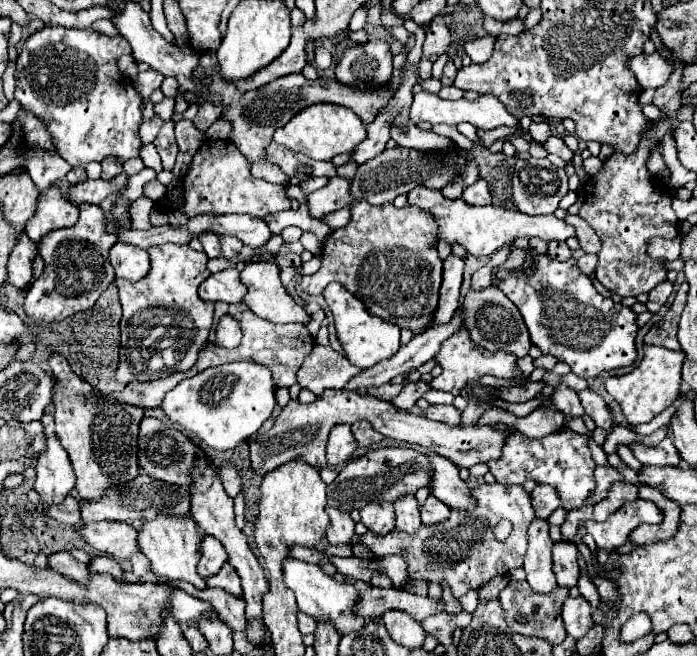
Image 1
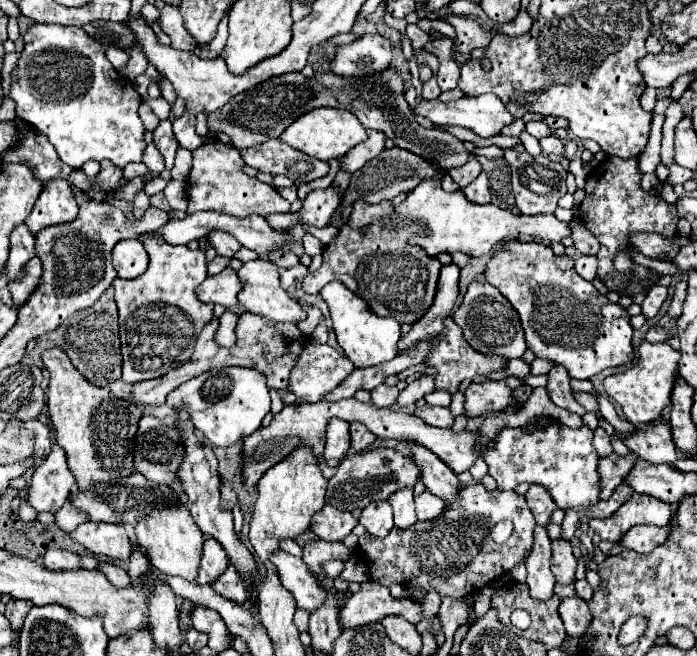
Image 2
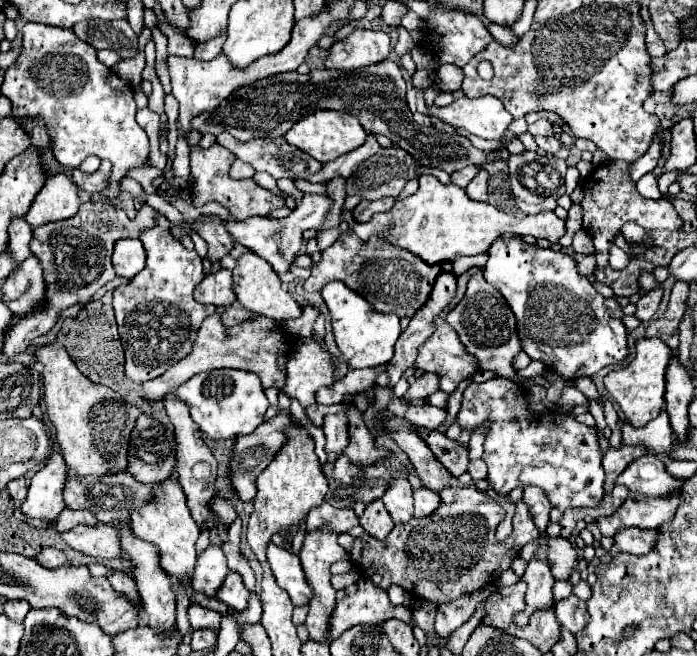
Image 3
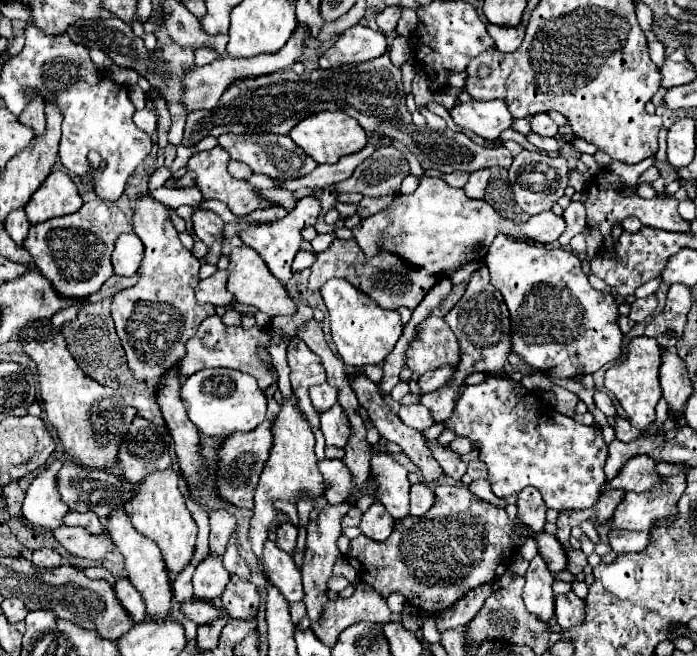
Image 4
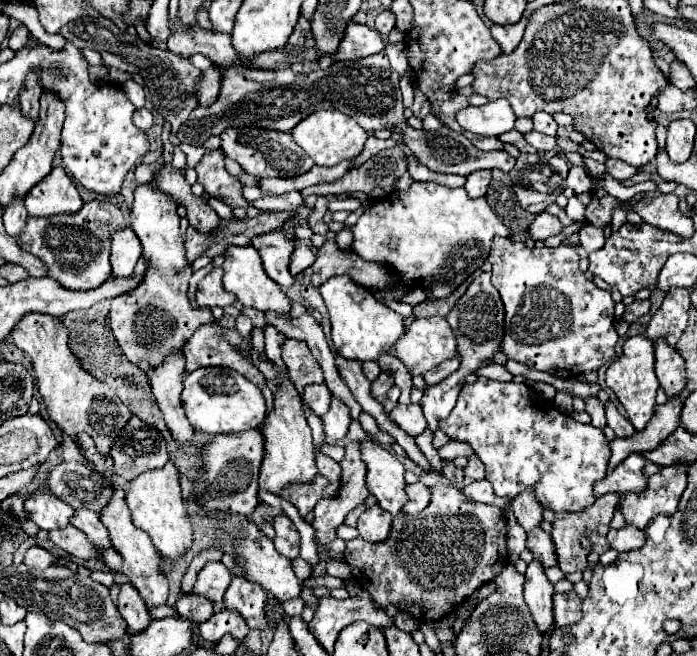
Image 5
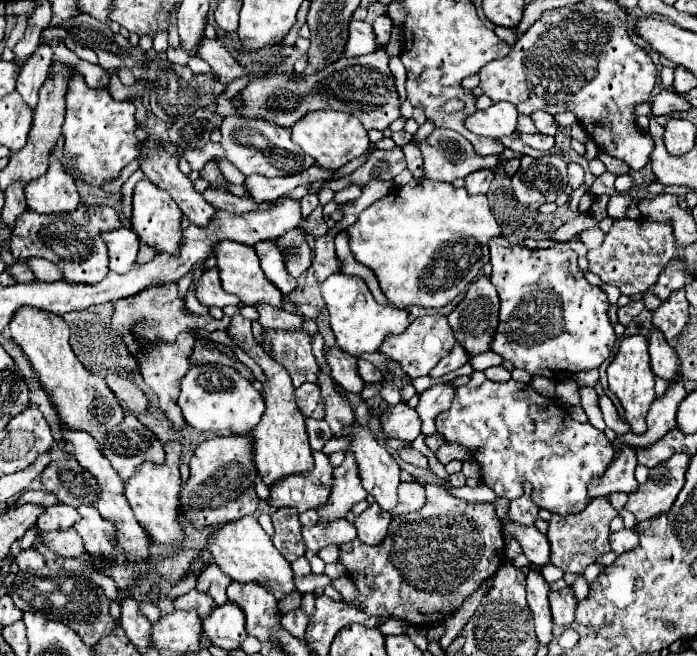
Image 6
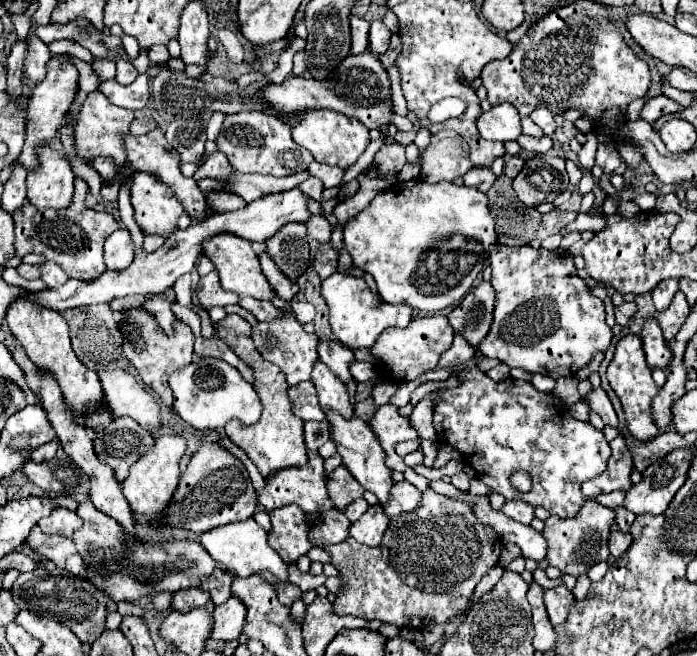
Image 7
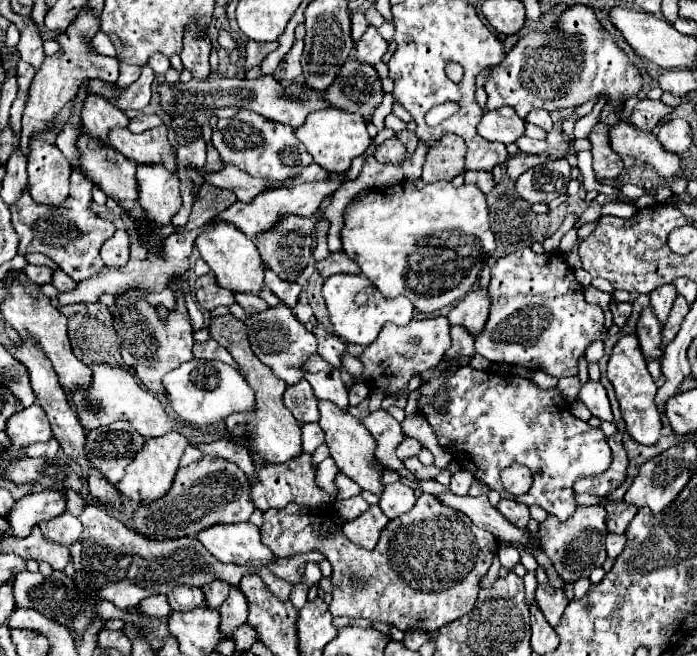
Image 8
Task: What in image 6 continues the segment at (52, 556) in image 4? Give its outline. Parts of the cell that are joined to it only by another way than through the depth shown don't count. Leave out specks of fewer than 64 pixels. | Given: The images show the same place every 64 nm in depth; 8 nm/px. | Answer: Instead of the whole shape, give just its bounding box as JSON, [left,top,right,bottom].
[12,550,44,572]

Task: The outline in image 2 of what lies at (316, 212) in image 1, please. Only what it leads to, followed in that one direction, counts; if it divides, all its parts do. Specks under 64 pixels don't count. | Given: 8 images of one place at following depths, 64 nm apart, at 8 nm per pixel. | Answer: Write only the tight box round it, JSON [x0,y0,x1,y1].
[298,186,340,228]

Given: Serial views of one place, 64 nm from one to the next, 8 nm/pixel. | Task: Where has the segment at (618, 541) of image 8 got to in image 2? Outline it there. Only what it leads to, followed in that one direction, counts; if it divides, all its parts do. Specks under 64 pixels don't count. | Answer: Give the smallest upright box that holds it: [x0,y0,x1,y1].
[620,526,670,554]

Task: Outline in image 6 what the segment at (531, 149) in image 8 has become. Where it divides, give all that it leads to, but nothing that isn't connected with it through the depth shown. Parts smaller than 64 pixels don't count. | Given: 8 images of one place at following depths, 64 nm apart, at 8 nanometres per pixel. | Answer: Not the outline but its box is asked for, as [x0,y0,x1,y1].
[520,134,554,152]

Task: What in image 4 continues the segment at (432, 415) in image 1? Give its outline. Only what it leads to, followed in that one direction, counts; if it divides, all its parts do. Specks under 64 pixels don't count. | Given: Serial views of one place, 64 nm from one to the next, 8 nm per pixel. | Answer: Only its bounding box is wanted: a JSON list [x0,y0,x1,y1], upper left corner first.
[396,404,434,430]

